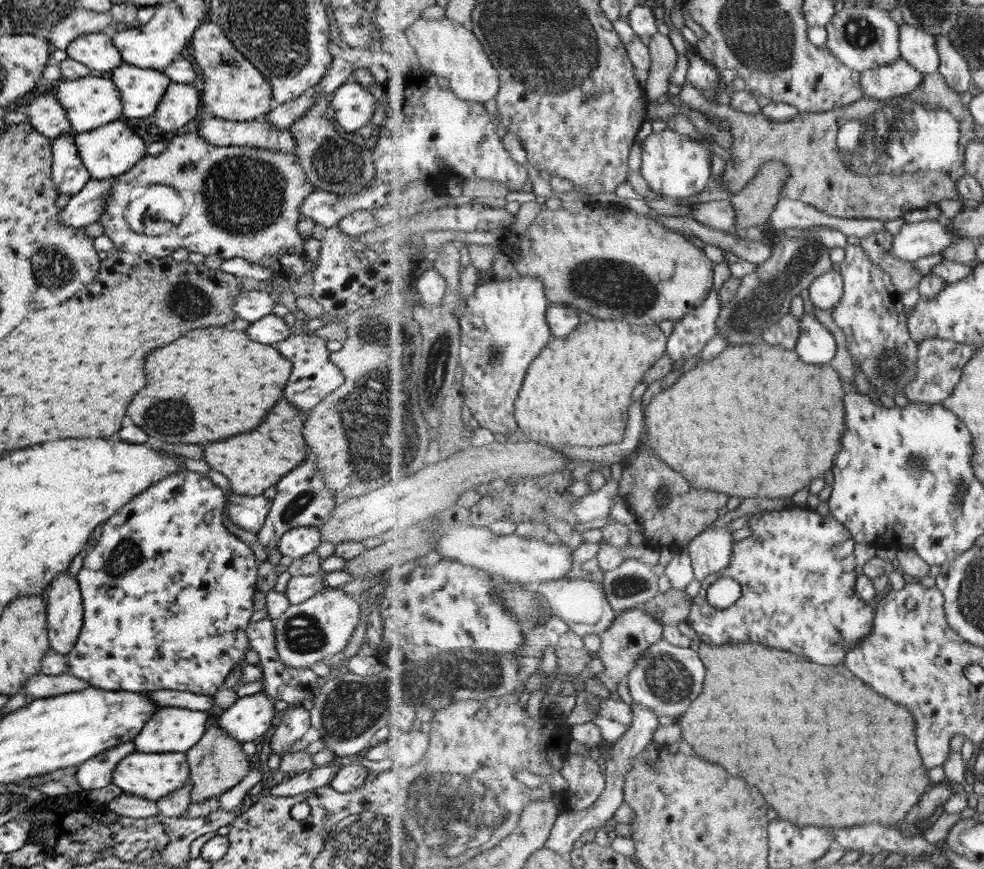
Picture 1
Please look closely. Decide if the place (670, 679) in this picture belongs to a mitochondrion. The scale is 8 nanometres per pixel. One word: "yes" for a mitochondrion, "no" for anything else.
yes

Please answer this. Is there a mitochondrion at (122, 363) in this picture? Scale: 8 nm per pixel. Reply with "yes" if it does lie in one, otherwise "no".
no

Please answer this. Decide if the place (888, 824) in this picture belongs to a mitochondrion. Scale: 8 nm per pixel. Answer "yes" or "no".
no

